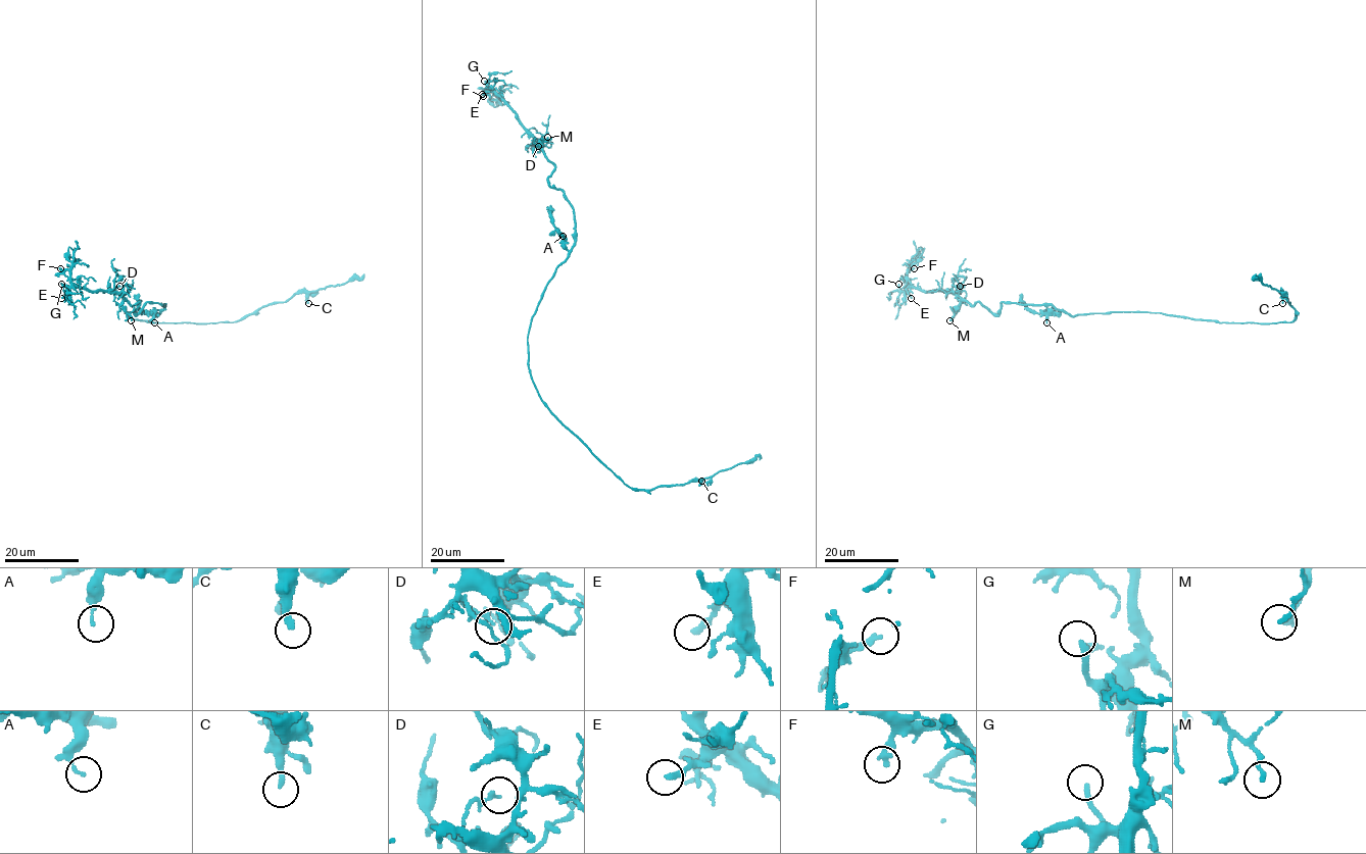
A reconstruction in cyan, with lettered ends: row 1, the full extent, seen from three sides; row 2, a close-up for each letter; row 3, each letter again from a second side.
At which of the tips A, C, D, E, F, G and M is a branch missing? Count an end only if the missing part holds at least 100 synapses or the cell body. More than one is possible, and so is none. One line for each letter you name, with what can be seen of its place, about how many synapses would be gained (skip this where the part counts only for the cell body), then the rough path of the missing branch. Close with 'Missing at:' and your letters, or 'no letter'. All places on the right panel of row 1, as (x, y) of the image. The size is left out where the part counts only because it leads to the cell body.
G: (898, 284) | (898, 284), (883, 270), (879, 239), (845, 149), (839, 143), (842, 140)
Missing at: G

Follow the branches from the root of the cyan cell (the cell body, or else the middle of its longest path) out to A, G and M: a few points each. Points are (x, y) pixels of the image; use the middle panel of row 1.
A: (530, 327), (547, 283), (568, 257), (563, 236)
G: (530, 327), (540, 295), (574, 243), (574, 207), (549, 186), (555, 165), (539, 143), (484, 81)
M: (530, 327), (540, 295), (574, 243), (574, 207), (549, 186), (555, 165), (539, 146), (547, 137)

